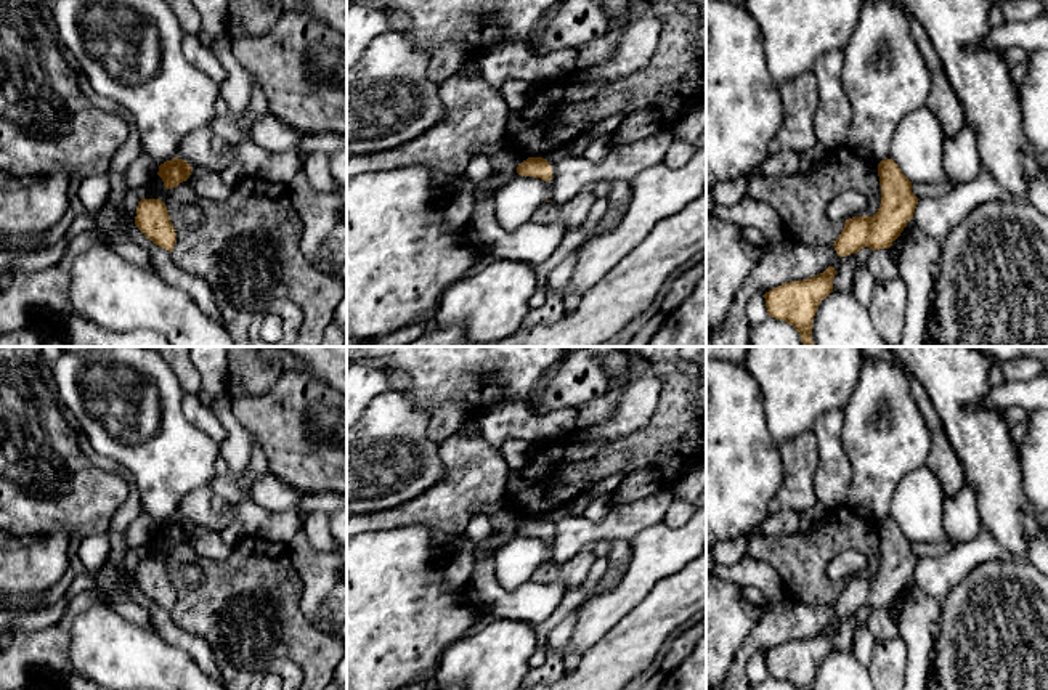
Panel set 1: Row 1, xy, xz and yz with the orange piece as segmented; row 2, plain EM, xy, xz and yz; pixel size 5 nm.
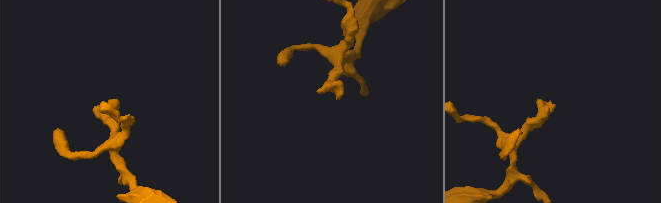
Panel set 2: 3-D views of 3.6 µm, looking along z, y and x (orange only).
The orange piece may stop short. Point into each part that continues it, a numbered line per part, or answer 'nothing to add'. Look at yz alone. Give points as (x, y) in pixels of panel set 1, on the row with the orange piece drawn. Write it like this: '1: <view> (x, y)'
nothing to add

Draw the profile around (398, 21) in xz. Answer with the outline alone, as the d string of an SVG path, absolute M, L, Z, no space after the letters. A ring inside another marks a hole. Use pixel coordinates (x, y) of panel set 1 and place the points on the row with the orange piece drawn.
M387 10L388 27L393 30L406 30L411 26L411 19L403 11Z

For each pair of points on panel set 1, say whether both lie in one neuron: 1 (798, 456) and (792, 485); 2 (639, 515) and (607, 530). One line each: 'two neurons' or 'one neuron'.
1: one neuron
2: one neuron

